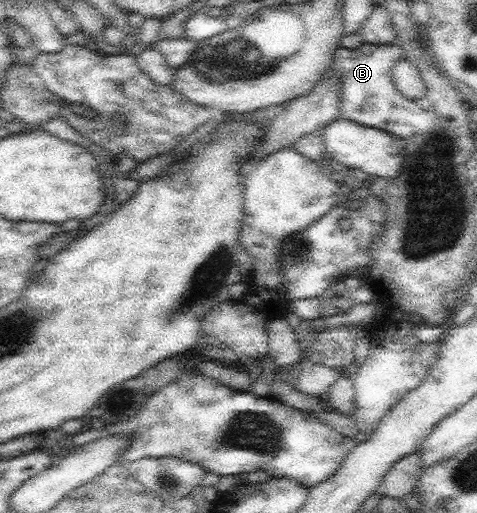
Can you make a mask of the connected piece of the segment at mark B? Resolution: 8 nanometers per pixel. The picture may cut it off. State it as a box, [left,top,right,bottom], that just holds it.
[329,42,438,140]

